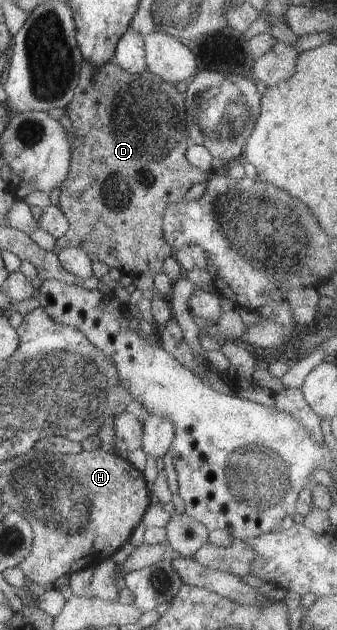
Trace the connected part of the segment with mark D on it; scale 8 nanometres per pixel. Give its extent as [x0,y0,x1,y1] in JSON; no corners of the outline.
[55,59,210,279]

